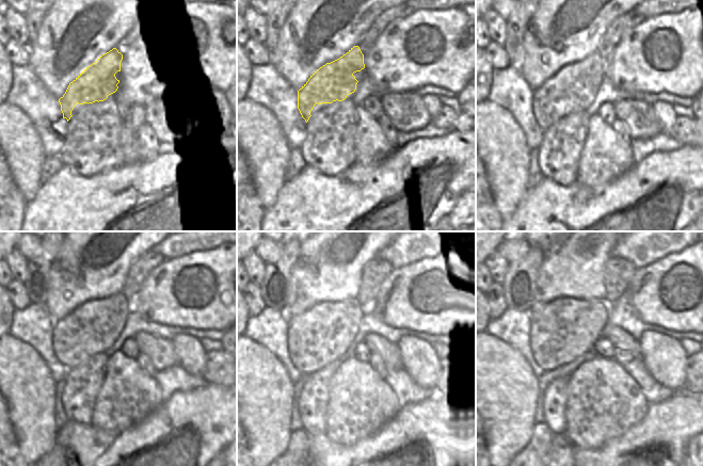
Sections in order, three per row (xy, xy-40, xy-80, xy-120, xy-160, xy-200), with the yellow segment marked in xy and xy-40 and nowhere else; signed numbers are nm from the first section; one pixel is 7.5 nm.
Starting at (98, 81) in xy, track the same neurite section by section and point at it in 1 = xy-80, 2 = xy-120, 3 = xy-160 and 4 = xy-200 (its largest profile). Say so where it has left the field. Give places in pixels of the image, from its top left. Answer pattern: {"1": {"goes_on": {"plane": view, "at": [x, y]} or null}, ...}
{"1": {"goes_on": {"plane": "xy-80", "at": [573, 81]}}, "2": {"goes_on": {"plane": "xy-120", "at": [94, 319]}}, "3": {"goes_on": {"plane": "xy-160", "at": [326, 320]}}, "4": {"goes_on": {"plane": "xy-200", "at": [550, 322]}}}

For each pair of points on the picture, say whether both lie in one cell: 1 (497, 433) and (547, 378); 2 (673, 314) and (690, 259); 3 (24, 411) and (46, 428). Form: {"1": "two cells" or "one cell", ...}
{"1": "two cells", "2": "one cell", "3": "one cell"}

